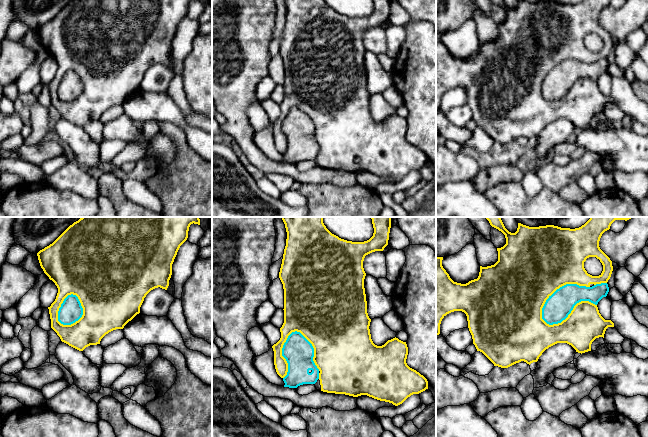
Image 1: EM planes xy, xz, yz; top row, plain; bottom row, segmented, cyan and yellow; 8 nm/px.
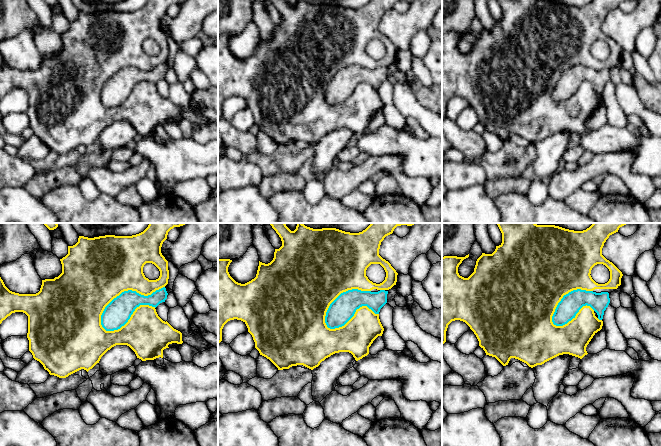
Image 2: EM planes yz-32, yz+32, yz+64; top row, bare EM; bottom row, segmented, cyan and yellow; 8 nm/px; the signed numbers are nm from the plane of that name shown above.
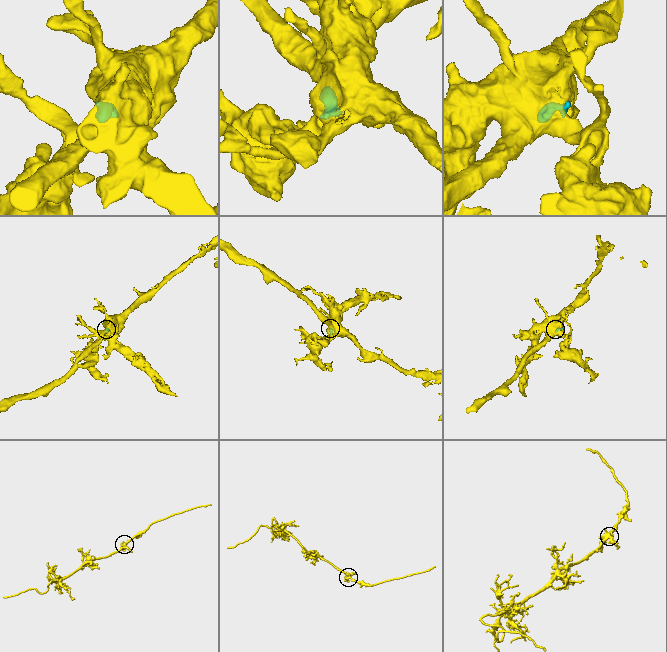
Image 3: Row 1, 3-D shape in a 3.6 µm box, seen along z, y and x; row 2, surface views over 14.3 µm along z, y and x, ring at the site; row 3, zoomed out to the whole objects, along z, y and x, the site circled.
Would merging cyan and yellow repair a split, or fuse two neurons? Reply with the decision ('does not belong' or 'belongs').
does not belong

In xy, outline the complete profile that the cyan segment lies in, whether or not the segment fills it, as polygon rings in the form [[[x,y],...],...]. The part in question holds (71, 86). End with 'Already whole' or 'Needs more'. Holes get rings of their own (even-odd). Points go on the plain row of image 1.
[[[68,71],[58,87],[58,97],[63,101],[71,101],[83,91],[83,84],[76,71]]]. Already whole

